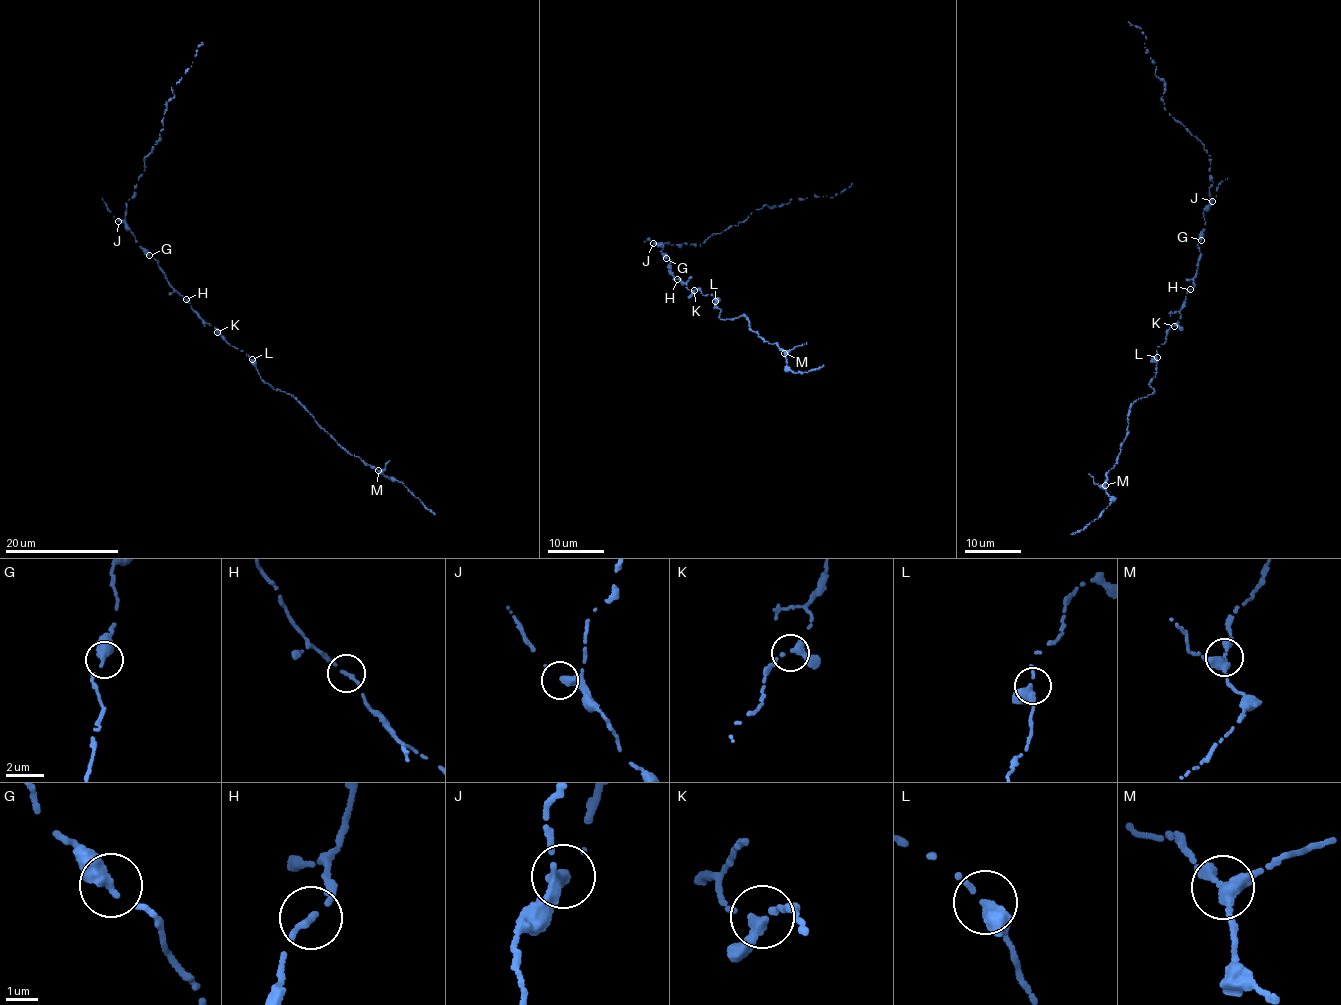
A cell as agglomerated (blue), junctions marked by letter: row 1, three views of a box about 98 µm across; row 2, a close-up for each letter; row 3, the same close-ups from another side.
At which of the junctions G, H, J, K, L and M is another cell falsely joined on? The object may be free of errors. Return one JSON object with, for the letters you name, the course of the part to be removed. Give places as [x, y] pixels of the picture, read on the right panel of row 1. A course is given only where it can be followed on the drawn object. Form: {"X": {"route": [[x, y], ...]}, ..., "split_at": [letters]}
{"split_at": []}

